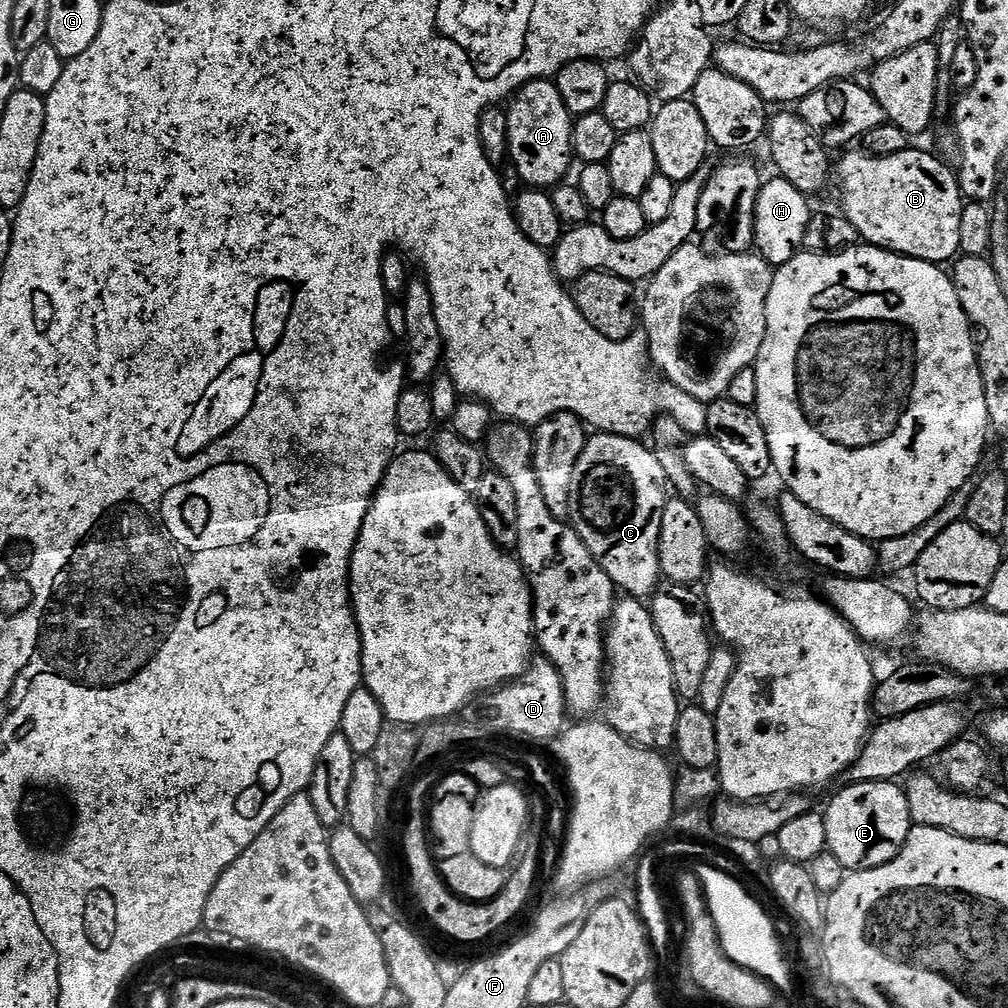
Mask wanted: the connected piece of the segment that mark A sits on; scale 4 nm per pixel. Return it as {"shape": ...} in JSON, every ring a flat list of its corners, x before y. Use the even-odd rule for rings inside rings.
{"shape":[[551,79,531,80,511,97,508,114,508,154,510,164,517,168,529,189,551,190,565,179,568,167,574,164,572,125,574,117,568,112,555,83]]}

